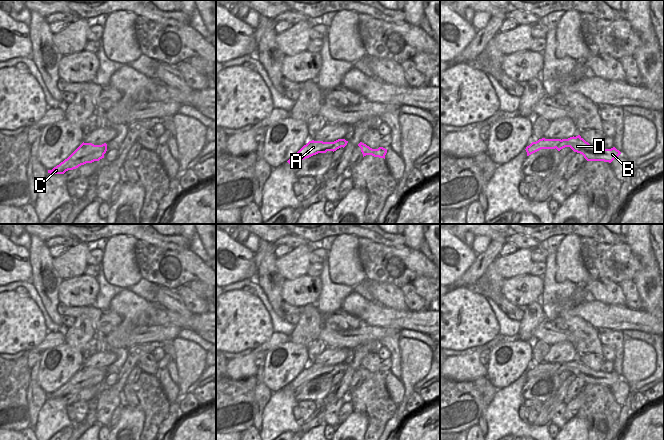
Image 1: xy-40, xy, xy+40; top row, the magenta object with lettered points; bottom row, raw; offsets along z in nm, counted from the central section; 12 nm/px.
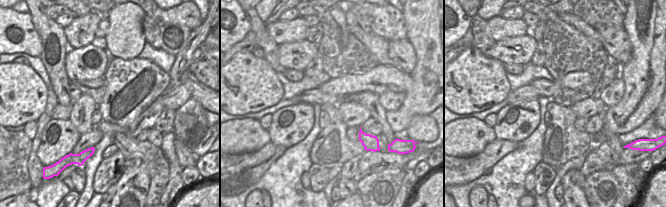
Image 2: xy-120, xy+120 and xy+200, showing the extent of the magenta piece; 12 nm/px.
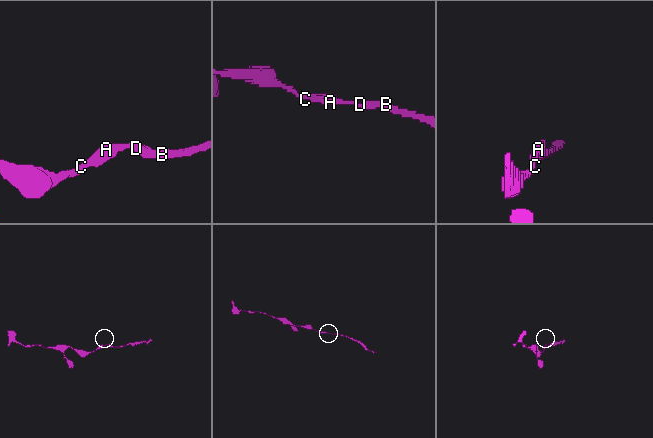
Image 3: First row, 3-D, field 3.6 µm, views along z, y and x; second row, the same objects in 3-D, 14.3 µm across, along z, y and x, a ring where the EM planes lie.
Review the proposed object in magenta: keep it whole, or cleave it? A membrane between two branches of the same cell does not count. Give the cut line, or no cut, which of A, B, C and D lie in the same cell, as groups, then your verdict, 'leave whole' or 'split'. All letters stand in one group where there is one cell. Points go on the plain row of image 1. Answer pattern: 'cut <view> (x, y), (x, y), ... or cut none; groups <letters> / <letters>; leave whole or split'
cut none; groups A B C D; leave whole

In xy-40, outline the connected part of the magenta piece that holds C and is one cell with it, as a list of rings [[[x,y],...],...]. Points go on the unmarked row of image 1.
[[[82,367],[67,383],[48,394],[50,398],[64,398],[68,394],[73,394],[86,387],[92,387],[104,382],[107,375],[107,368],[94,369],[92,367]]]

